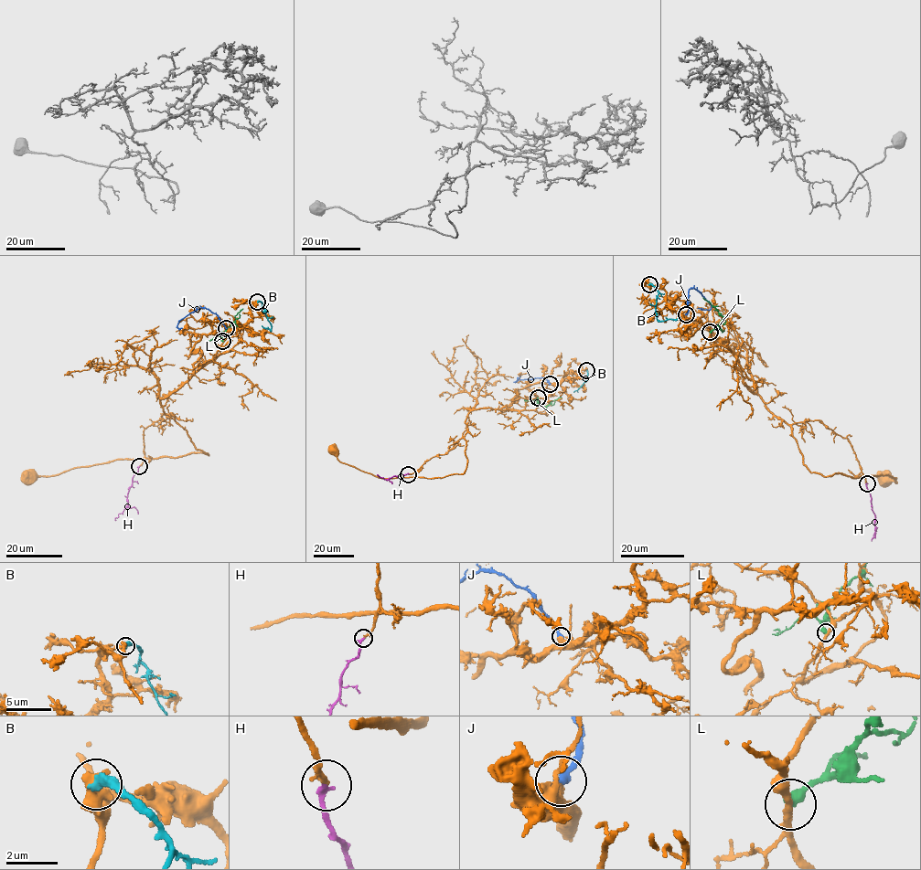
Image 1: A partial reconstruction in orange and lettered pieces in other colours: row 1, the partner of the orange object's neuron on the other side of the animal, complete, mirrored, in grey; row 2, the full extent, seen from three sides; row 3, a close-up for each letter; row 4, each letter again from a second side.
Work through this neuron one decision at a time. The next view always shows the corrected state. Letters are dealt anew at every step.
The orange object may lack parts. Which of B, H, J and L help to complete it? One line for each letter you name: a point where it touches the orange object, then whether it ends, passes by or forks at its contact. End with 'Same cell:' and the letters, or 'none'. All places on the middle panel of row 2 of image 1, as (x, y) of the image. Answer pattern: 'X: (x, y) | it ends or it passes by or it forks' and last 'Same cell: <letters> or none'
H: (408, 474) | it ends
Same cell: H

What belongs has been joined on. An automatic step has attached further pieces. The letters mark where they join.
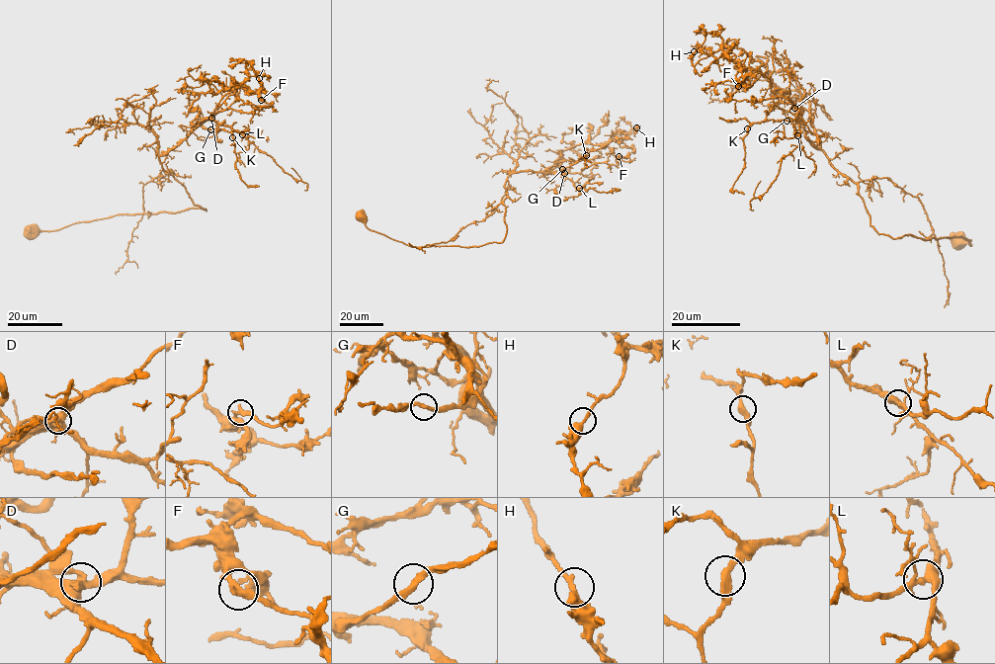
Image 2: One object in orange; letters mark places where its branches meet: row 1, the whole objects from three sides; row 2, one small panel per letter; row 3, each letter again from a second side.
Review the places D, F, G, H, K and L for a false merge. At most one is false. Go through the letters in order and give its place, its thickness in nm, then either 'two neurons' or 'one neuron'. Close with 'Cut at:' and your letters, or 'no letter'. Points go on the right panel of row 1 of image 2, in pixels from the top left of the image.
D: (794, 108) | 600 nm | two neurons
F: (738, 86) | 320 nm | one neuron
G: (787, 121) | 300 nm | one neuron
H: (694, 51) | 400 nm | one neuron
K: (747, 128) | 380 nm | one neuron
L: (797, 135) | 360 nm | one neuron
Cut at: D

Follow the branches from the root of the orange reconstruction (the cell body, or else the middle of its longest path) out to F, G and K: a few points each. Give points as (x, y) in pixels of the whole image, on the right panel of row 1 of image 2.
F: (961, 241), (971, 244), (876, 233), (787, 91), (739, 65), (738, 86)
G: (961, 241), (971, 244), (960, 236), (923, 240), (876, 233), (856, 185), (808, 141), (800, 115), (786, 120)
K: (961, 241), (971, 244), (960, 236), (876, 233), (856, 185), (808, 141), (800, 115), (747, 128)

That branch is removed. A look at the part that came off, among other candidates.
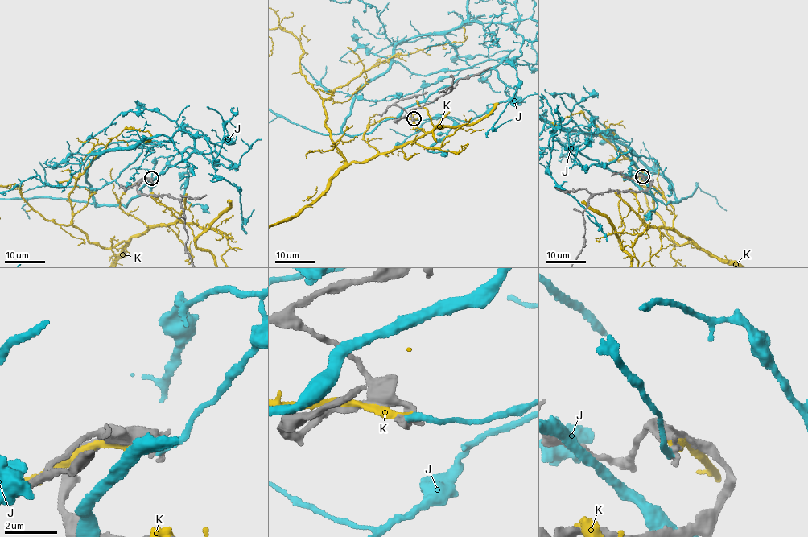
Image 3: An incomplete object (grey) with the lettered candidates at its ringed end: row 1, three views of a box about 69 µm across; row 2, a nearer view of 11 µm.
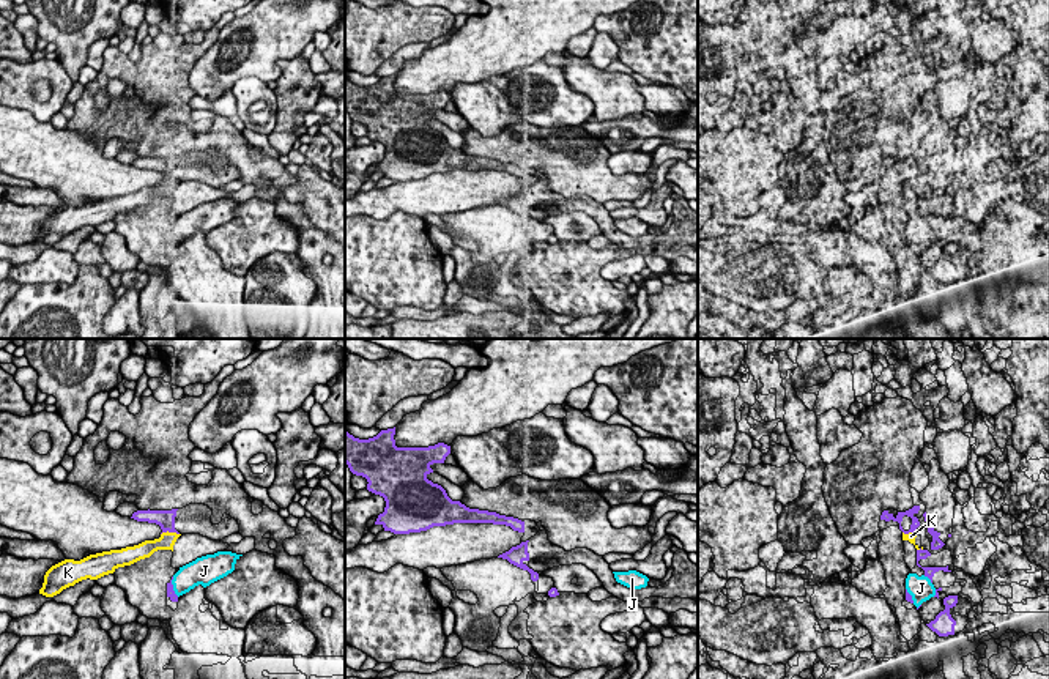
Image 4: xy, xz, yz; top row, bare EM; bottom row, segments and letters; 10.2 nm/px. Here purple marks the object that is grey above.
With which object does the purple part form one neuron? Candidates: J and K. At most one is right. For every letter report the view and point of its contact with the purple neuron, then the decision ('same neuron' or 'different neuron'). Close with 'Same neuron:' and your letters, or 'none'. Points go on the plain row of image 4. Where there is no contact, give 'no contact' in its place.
J: meets purple in xy at (172, 233); different neuron
K: meets purple in xy at (169, 178); different neuron
Same neuron: none

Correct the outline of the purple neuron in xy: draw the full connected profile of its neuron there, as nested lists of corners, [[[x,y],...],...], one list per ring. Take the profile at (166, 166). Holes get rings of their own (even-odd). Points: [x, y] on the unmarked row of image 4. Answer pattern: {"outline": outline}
{"outline": [[[189,151],[183,156],[172,158],[137,158],[131,165],[137,169],[156,170],[162,180],[176,181],[200,181],[211,187],[222,187],[239,180],[239,172],[235,165],[224,161],[219,172],[211,170],[213,158],[205,151]]]}

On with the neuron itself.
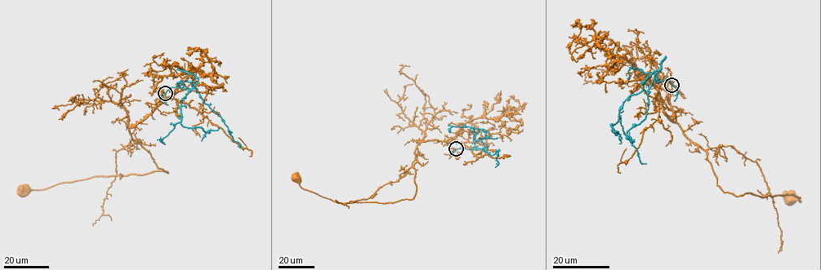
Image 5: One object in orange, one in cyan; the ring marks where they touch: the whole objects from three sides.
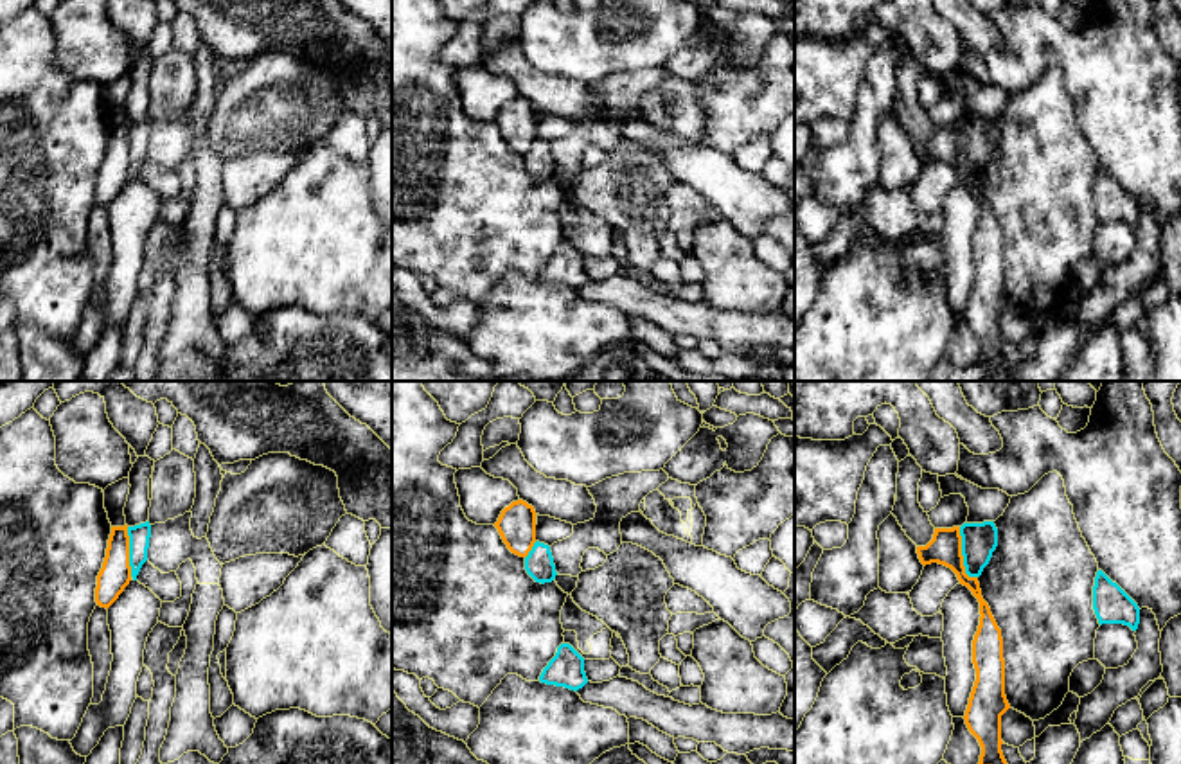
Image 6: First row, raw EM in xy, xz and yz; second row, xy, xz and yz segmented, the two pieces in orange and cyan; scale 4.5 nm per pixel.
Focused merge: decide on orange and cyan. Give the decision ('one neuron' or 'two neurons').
two neurons

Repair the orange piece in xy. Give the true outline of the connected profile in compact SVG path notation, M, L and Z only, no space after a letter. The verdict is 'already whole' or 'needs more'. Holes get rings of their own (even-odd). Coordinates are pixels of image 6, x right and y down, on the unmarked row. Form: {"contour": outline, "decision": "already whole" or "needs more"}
{"contour": "M128 122L111 124L106 155L97 173L95 200L110 205L131 178Z", "decision": "already whole"}

